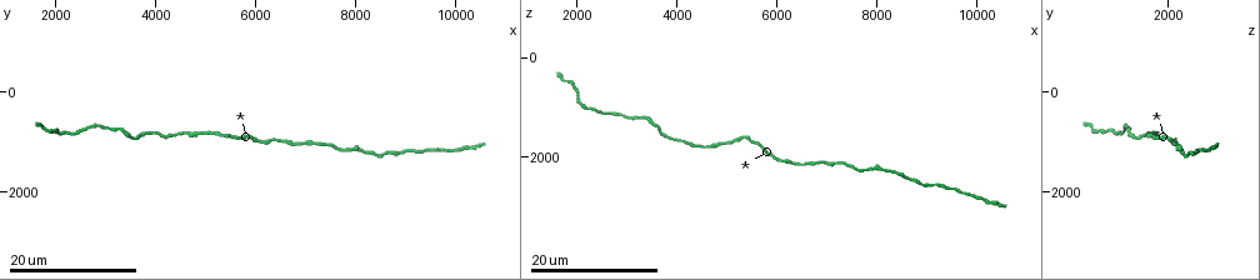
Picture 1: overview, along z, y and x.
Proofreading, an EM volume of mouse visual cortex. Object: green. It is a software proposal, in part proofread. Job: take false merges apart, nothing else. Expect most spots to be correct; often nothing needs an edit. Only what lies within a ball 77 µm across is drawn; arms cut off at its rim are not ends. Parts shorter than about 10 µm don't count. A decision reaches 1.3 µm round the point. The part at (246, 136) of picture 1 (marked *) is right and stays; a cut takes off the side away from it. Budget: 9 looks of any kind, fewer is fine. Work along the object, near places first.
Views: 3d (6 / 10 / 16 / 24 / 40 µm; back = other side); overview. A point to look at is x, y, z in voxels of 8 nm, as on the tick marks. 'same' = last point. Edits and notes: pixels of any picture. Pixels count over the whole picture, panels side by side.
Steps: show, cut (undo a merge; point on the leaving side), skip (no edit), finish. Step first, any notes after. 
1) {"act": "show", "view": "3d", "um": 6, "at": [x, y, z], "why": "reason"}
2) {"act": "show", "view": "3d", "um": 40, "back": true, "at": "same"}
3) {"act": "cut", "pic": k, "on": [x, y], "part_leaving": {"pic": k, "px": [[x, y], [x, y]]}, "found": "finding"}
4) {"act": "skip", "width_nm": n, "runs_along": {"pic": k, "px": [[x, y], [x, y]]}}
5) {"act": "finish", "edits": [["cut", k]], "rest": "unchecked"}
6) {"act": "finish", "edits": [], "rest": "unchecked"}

{"act": "show", "view": "3d", "um": 16, "at": [6350, 1000, 2100], "why": "thick turns thin"}

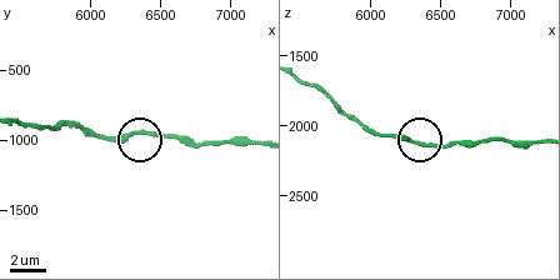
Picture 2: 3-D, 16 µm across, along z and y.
{"act": "show", "view": "3d", "um": 10, "at": [6380, 940, 2140]}

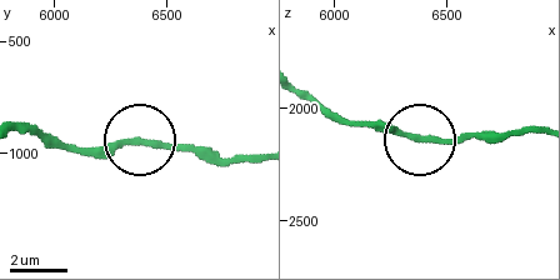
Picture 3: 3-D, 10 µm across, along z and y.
{"act": "skip", "width_nm": 210, "runs_along": {"pic": 3, "px": [[25, 128], [76, 149], [176, 143], [216, 149]]}, "found": "all the same cell"}

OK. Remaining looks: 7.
{"act": "show", "view": "3d", "um": 24, "at": [3550, 950, 1300], "why": "thick turns thin"}

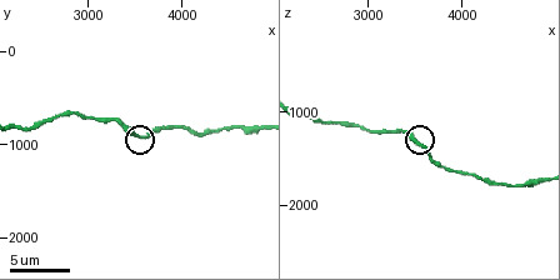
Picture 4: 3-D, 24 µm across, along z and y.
{"act": "show", "view": "3d", "um": 6, "at": [3550, 900, 1350], "why": "zoom in"}

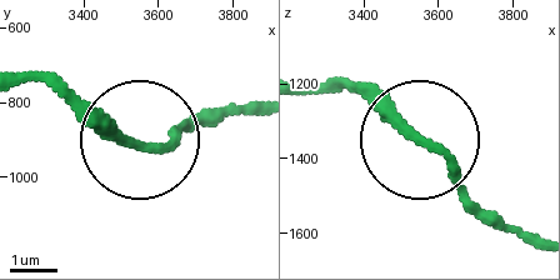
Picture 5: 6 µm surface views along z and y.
{"act": "skip", "width_nm": 210, "runs_along": {"pic": 5, "px": [[534, 245], [486, 214], [450, 165], [335, 86]]}, "found": "continuous, no second cell"}

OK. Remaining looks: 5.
{"act": "show", "view": "3d", "um": 10, "at": [4600, 800, 1800], "why": "thick turns thin"}

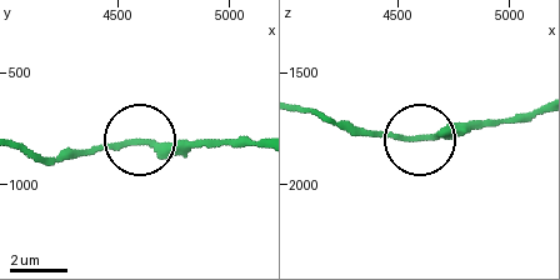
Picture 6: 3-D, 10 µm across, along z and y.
{"act": "show", "view": "3d", "um": 10, "back": true, "at": [4600, 810, 1790]}

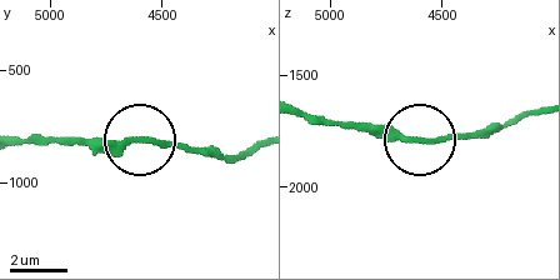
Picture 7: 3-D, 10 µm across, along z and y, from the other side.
{"act": "skip", "runs_along": {"pic": 7, "px": [[306, 111], [429, 143], [490, 135]]}, "found": "all the same cell"}

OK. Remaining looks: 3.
{"act": "show", "view": "3d", "um": 10, "at": [2250, 800, 1050], "why": "a narrow waist"}

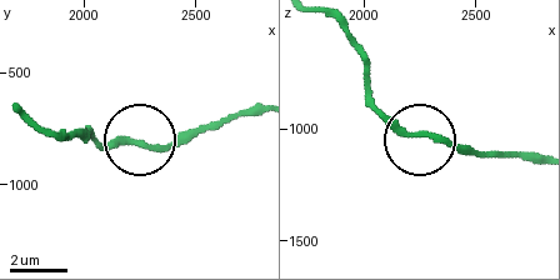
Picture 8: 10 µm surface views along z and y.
{"act": "show", "view": "3d", "um": 6, "at": [2260, 810, 1030]}

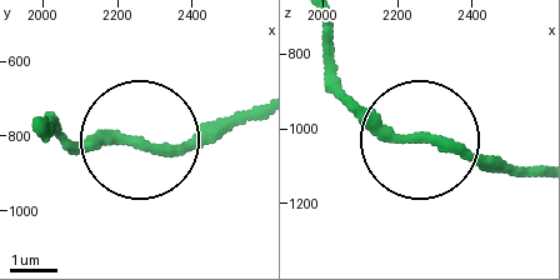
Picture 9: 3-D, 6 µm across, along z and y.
{"act": "skip", "runs_along": {"pic": 9, "px": [[538, 178], [454, 141], [383, 138], [326, 86]]}, "found": "continuous, no second cell"}

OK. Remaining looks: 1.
{"act": "finish", "edits": [], "rest": "unchecked"}

